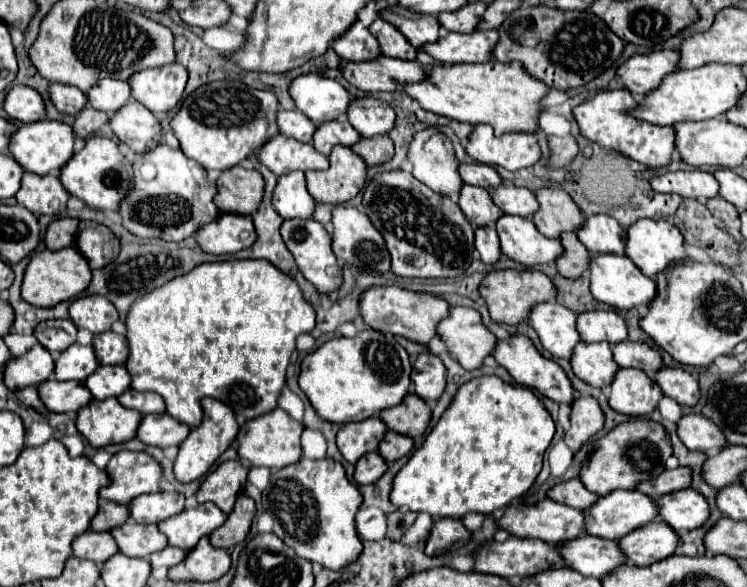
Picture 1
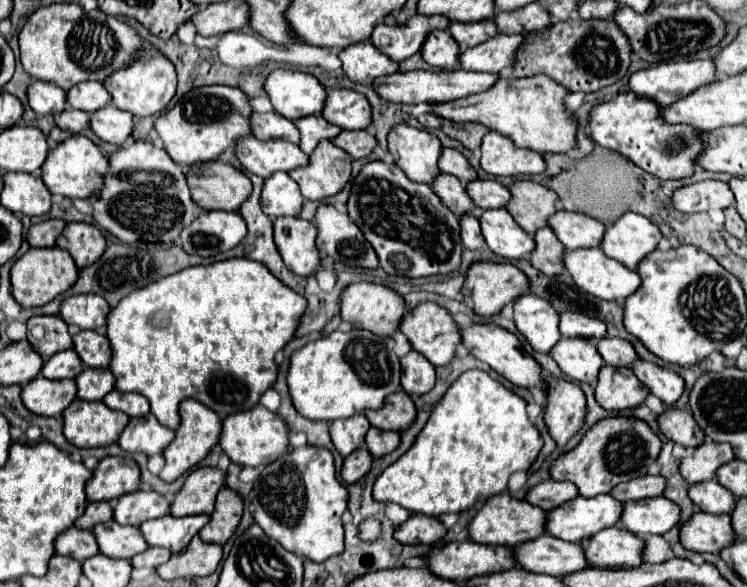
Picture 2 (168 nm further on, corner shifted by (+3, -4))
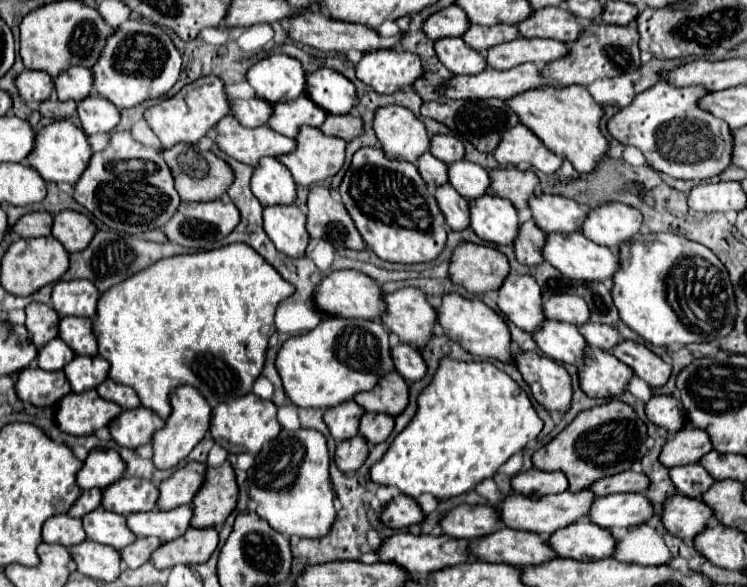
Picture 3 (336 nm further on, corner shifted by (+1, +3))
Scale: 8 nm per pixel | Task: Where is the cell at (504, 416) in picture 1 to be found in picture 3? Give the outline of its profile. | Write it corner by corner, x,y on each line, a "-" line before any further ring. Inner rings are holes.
442,360
432,384
418,398
414,420
396,436
382,460
370,468
370,478
380,486
396,486
410,498
418,498
420,494
432,494
438,500
454,498
470,492
482,480
494,478
500,466
530,440
536,440
540,432
542,420
528,394
506,372
490,362

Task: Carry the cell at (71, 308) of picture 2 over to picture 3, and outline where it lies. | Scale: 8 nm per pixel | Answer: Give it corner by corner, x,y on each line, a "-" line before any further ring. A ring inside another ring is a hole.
60,280
52,290
52,306
60,316
84,316
94,320
100,290
90,280

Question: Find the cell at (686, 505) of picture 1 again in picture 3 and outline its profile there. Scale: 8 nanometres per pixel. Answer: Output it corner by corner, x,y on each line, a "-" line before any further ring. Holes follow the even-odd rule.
646,494
602,496
590,510
590,520
606,528
636,528
654,516
654,504

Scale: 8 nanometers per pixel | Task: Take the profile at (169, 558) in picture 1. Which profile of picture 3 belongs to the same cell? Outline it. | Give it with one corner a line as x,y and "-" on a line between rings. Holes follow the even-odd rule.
138,538
134,544
130,544
124,550
120,550
122,562
128,568
138,568
138,566
146,564
150,560
152,552
156,548
160,548
160,546
162,546
162,540
158,540
158,538

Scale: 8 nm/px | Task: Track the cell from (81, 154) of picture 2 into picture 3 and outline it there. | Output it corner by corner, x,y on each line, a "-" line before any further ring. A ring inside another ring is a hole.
56,120
56,122
48,124
44,130
38,132
34,154
28,156
28,162
40,172
40,176
46,182
76,184
76,180
80,180
80,176
84,174
92,154
94,154
92,146
88,144
88,138
86,138
82,128
74,126
68,120

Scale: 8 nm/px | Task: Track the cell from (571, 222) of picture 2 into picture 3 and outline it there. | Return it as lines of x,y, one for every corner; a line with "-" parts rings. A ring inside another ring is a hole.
538,194
534,200
530,200
530,210
534,222
546,234
580,232
584,220
588,218
588,212
578,202
552,194

